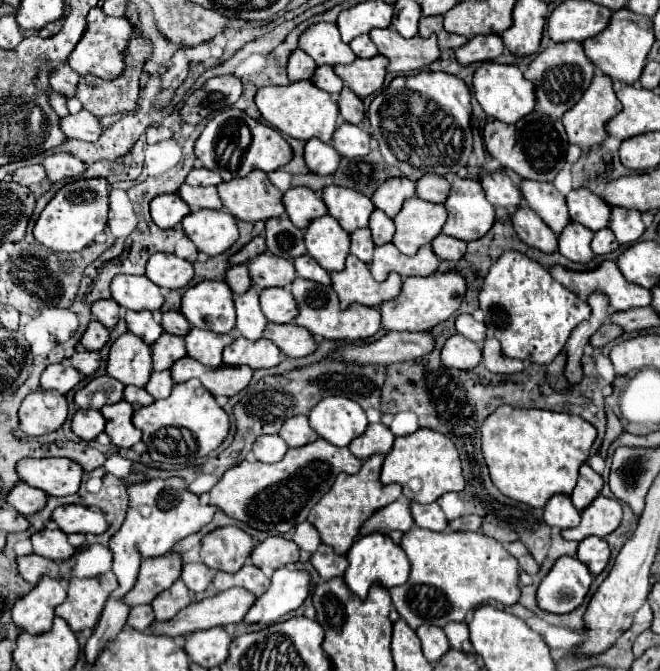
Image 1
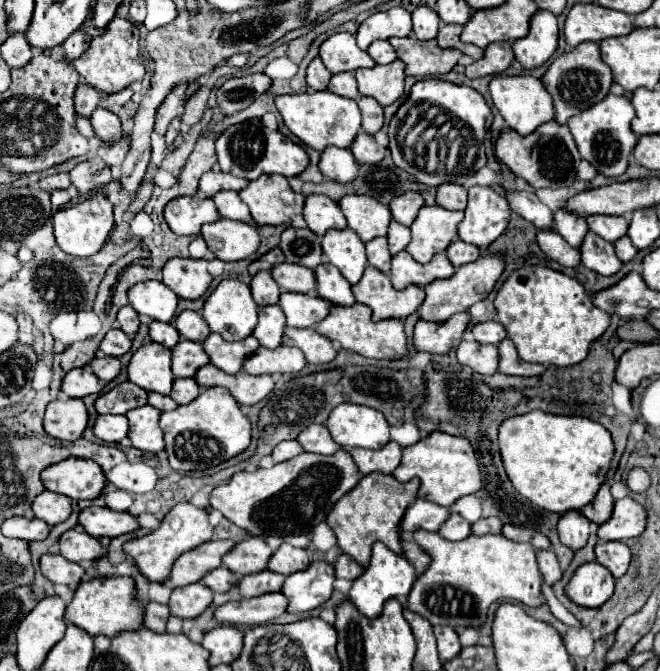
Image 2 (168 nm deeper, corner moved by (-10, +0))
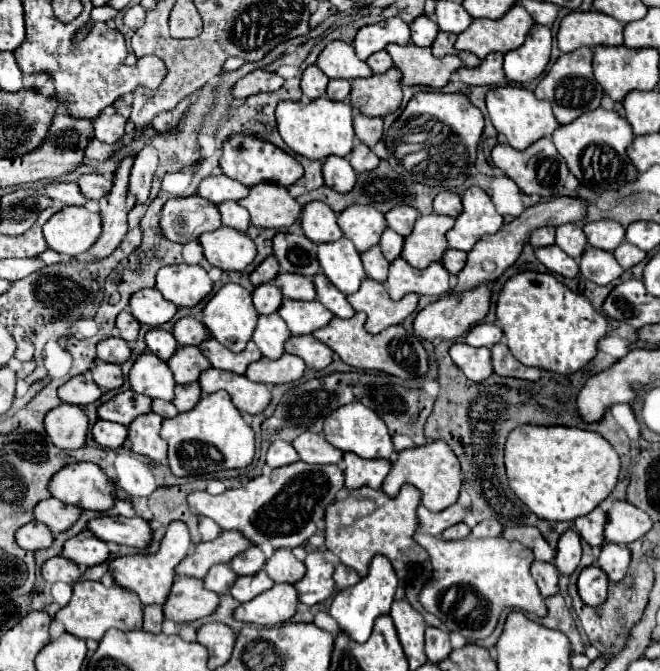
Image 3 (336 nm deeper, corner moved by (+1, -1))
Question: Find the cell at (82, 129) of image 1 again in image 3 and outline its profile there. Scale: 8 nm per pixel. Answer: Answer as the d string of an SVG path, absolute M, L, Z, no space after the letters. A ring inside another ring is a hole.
M101 114L97 120L93 120L95 138L105 144L115 144L125 132L125 124L127 124L127 118L119 114L111 114L111 116Z

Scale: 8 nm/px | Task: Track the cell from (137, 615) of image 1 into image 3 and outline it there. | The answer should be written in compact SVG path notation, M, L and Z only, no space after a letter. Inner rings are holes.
M79 580L73 584L71 602L57 612L55 620L65 626L65 632L69 632L77 638L83 638L83 640L87 640L87 638L101 640L109 628L117 628L117 630L141 630L143 628L145 632L157 634L157 632L161 632L163 608L145 606L141 610L141 600L137 598L137 594L131 594L117 584L111 588L105 588L101 582ZM143 612L145 612L145 624L143 624Z

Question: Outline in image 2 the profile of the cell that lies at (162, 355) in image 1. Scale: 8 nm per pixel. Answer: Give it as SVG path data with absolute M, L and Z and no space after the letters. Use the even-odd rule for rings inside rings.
M180 339L172 349L172 373L174 377L194 377L196 369L210 363L200 343Z

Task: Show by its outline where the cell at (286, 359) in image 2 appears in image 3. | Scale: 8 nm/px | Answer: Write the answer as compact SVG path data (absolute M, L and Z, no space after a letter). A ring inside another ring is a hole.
M283 354L279 360L269 360L269 358L261 358L257 362L253 362L247 368L247 378L251 382L261 382L261 384L287 384L287 382L295 382L303 376L305 372L305 362L297 356L291 354Z

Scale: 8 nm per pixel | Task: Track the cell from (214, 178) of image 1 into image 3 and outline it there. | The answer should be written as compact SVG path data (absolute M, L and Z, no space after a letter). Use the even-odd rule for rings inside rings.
M221 174L221 176L207 176L199 186L199 196L207 198L213 204L221 202L237 202L249 194L249 188L241 182Z

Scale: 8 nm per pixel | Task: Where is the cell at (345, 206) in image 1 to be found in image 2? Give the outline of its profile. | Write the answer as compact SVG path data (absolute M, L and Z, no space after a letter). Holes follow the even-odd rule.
M344 195L338 205L348 221L348 227L356 231L362 241L386 235L392 213L386 205L380 205L380 201L364 195Z

